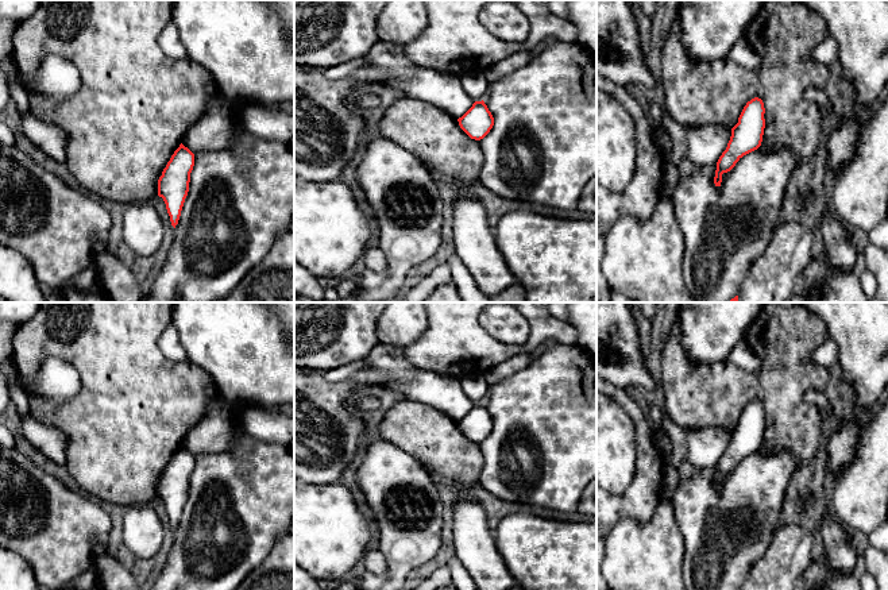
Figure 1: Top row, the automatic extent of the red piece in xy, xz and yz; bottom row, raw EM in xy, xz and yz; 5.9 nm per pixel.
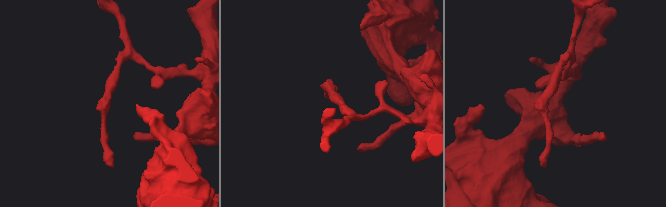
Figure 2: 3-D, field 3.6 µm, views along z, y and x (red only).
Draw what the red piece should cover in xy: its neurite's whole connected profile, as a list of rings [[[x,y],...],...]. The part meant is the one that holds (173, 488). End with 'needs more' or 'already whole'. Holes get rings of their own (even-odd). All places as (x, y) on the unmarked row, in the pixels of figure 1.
[[[181,446],[158,482],[158,498],[163,501],[174,531],[178,527],[189,494],[193,468],[194,456]]]; already whole

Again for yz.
[[[754,400],[746,405],[738,425],[731,431],[727,450],[717,464],[715,489],[721,489],[723,475],[730,474],[744,458],[761,448],[765,431],[764,416],[765,410],[761,401]]]; already whole

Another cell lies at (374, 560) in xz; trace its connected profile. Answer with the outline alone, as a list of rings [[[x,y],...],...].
[[[367,549],[362,559],[362,564],[366,567],[367,572],[386,572],[386,558],[379,549]]]

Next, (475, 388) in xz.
[[[467,375],[462,378],[462,389],[474,404],[484,402],[489,394],[489,385],[482,375]]]

